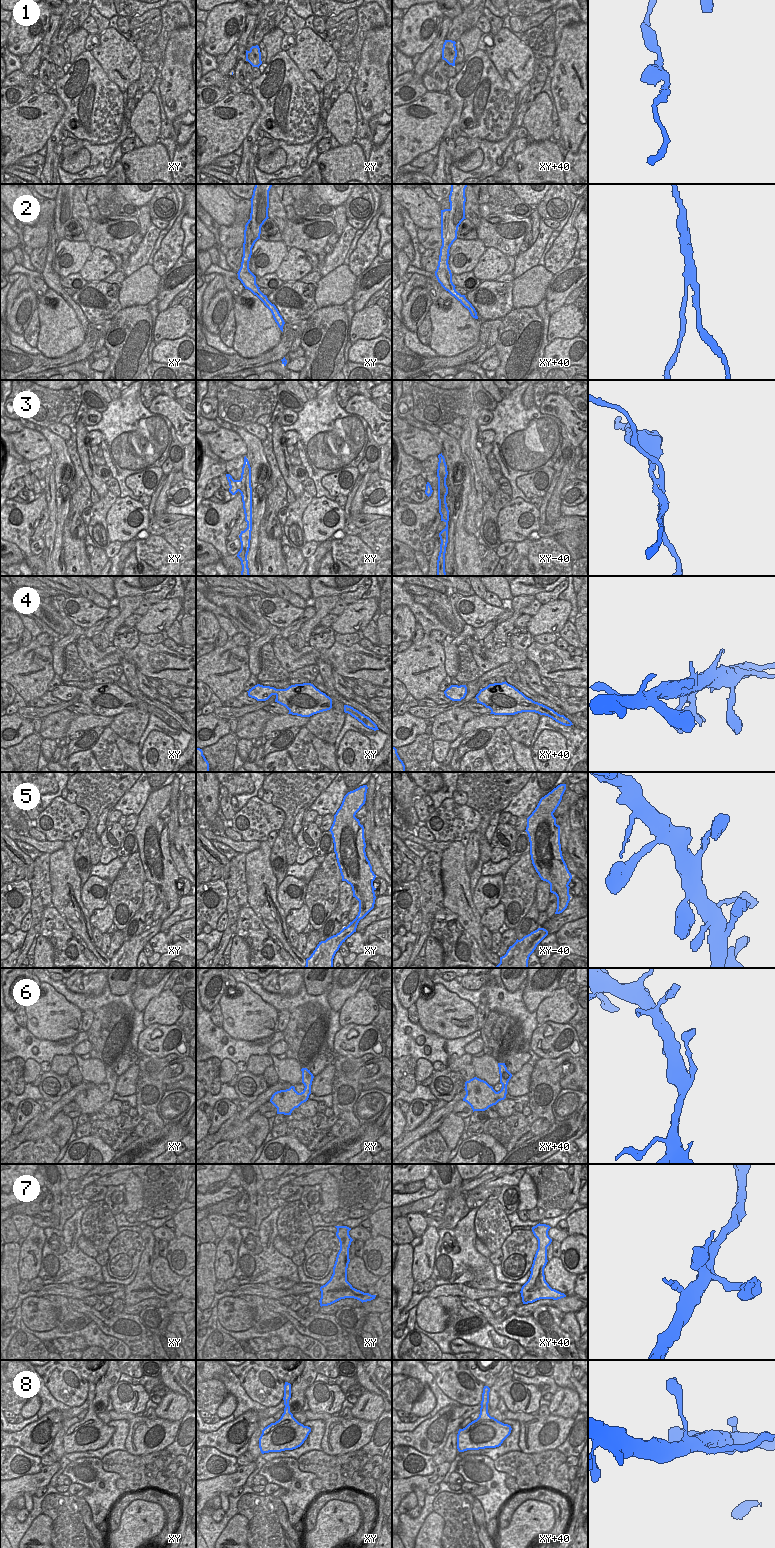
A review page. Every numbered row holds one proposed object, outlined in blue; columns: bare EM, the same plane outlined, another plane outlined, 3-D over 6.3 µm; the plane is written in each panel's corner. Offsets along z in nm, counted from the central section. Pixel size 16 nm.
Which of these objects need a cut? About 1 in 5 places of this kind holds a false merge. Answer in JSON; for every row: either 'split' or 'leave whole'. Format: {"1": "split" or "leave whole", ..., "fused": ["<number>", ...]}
{"1": "split", "2": "split", "3": "split", "4": "split", "5": "leave whole", "6": "leave whole", "7": "leave whole", "8": "leave whole", "fused": ["1", "2", "3", "4"]}

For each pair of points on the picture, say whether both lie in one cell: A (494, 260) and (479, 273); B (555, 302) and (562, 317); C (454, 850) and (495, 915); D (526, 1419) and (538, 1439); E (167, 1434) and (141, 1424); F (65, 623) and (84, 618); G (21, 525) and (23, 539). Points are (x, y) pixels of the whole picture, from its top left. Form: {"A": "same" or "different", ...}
{"A": "same", "B": "different", "C": "different", "D": "same", "E": "same", "F": "different", "G": "same"}

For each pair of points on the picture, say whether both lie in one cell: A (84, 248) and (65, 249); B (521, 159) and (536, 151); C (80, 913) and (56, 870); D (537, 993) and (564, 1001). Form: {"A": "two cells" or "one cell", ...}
{"A": "one cell", "B": "one cell", "C": "one cell", "D": "two cells"}

